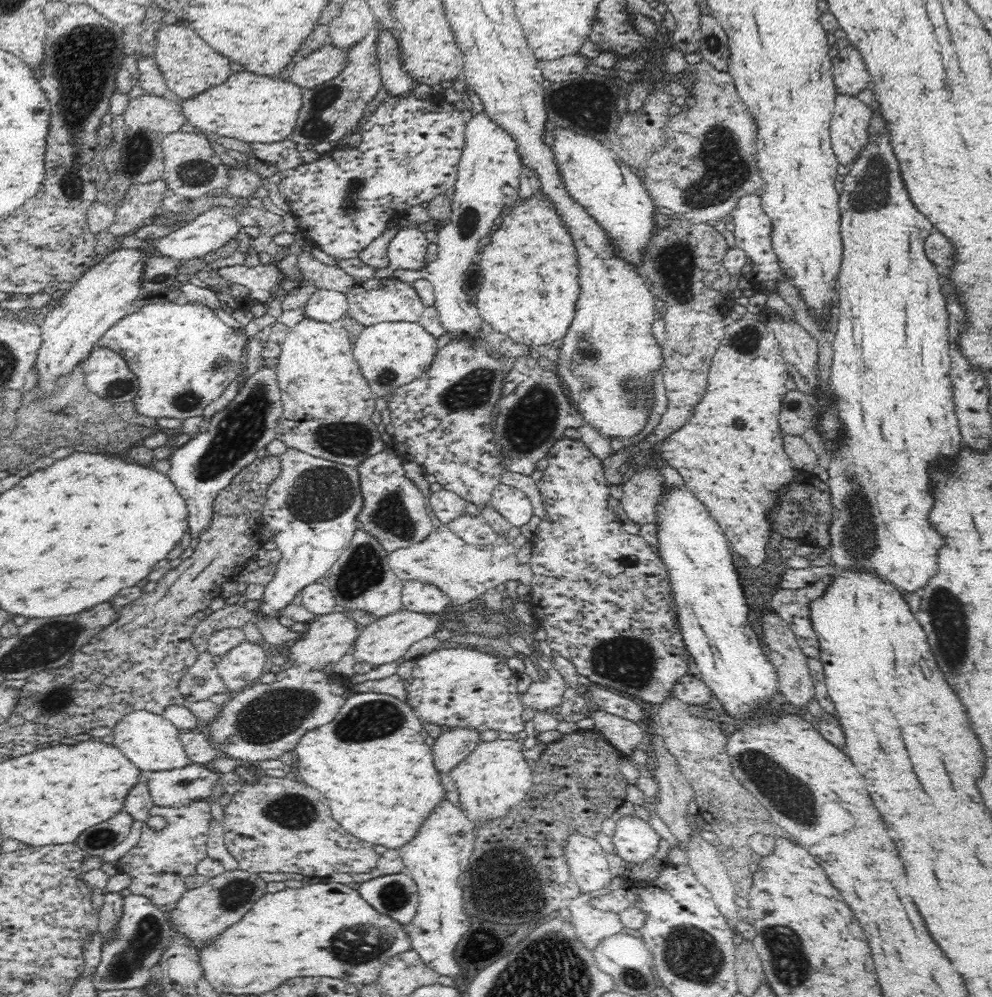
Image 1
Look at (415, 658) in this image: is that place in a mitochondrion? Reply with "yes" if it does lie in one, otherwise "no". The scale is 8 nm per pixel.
no

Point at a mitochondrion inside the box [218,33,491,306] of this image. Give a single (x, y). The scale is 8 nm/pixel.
(331, 102)

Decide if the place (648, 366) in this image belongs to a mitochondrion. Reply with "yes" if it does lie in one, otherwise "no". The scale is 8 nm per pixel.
no

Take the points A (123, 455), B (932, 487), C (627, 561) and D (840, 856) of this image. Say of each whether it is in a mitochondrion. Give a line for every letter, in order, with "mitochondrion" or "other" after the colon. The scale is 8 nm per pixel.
A: other
B: other
C: other
D: other

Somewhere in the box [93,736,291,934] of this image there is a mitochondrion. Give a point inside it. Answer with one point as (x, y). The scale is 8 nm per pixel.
(235, 894)

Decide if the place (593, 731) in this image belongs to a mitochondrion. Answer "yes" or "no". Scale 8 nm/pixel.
no

